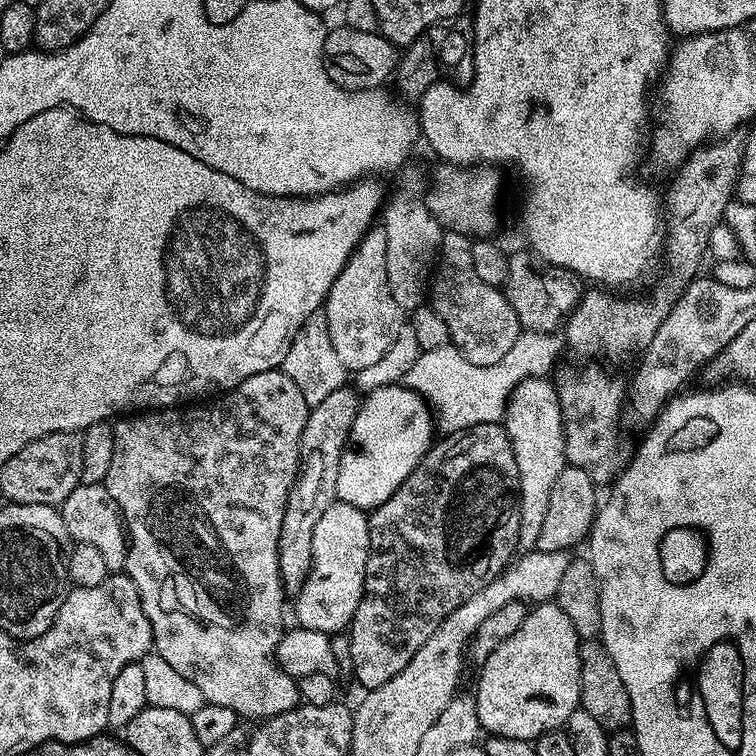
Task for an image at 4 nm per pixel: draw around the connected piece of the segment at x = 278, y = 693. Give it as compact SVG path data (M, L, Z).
M270 368L262 374L254 374L246 378L236 388L209 399L207 402L196 402L191 406L173 406L159 410L144 410L139 414L128 414L115 421L112 433L114 434L114 458L110 461L110 474L106 474L103 485L110 490L110 498L120 508L120 515L124 517L124 527L130 541L128 557L124 563L127 575L133 580L143 581L144 571L151 564L160 564L168 568L171 564L181 564L192 576L197 576L202 583L197 588L187 588L184 584L176 584L172 588L172 600L176 604L145 603L146 618L150 618L152 627L152 643L155 655L166 658L182 678L194 682L198 690L202 690L202 698L214 706L226 706L234 710L237 717L255 722L263 722L272 716L286 714L286 710L297 707L301 703L300 686L297 677L280 667L274 653L286 631L284 625L284 599L286 593L284 583L280 577L278 554L280 553L280 535L282 522L286 514L286 506L290 498L290 490L296 484L296 474L300 471L300 440L304 437L306 418L310 405L294 386L294 378L290 378L280 368Z

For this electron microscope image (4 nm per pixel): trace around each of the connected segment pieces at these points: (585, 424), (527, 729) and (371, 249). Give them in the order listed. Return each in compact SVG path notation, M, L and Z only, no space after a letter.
M584 366L581 372L568 372L556 384L556 393L560 399L560 409L564 419L564 437L566 438L566 458L568 464L578 470L586 470L597 486L615 481L626 464L624 444L620 441L620 422L626 407L626 388L612 376L607 376L600 366Z
M555 602L537 603L535 607L529 611L528 616L522 622L522 626L518 626L518 630L514 634L510 634L510 638L506 638L506 642L502 642L494 650L494 654L490 654L490 658L486 658L484 664L479 665L478 672L480 677L476 680L476 689L474 695L476 698L476 709L478 710L478 722L481 729L485 733L493 736L501 736L502 738L522 738L535 742L542 734L554 732L563 729L568 723L570 714L574 714L576 709L580 707L580 645L582 641L580 635L574 630L574 626L570 622L570 618L566 618L566 614L562 614L562 610Z
M373 226L360 239L360 245L350 254L342 274L330 286L328 298L322 309L326 326L330 330L330 342L338 354L341 365L349 368L349 373L366 370L374 362L382 359L382 354L390 350L394 338L405 327L405 309L394 302L390 294L390 282L386 274L386 230L383 226Z

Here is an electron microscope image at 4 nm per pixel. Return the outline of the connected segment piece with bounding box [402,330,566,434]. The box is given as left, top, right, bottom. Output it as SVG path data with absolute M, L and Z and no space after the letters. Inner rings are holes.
M524 330L501 360L490 366L478 366L467 360L450 342L446 346L438 346L438 350L421 352L414 366L406 370L402 383L428 401L439 431L441 428L448 432L444 434L465 432L479 424L501 423L514 386L531 376L547 377L560 351L563 353L565 348L563 335Z

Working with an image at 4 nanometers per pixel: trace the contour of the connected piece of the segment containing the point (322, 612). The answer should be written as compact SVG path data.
M337 500L318 518L312 543L312 569L307 582L295 597L296 621L301 628L325 634L343 633L351 625L364 593L366 562L370 550L369 513L358 506Z

